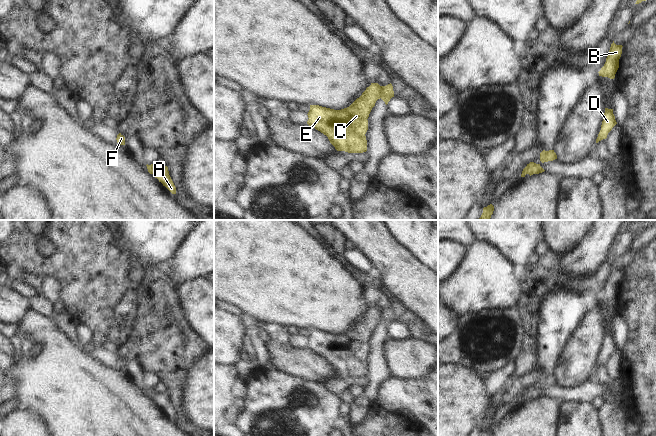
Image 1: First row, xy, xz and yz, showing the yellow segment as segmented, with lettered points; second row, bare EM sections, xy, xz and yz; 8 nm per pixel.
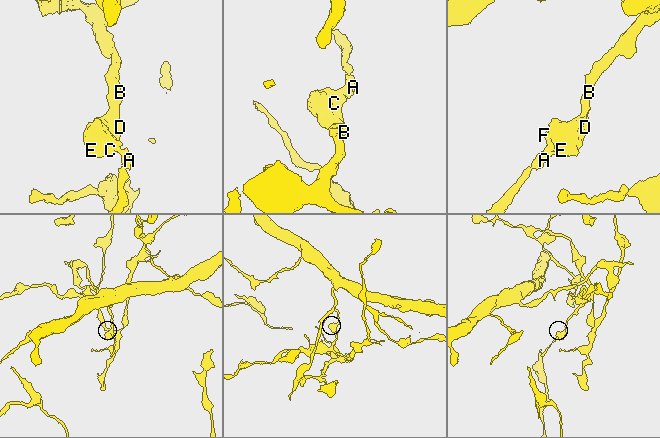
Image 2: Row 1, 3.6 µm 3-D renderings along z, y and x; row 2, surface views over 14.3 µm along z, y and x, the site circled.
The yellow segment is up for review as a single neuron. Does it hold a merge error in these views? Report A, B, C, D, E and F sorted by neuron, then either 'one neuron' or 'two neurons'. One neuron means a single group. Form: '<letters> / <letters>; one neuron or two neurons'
A B C D E F; one neuron

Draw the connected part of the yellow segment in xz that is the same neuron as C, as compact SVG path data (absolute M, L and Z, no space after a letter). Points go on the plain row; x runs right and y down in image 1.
M371 307L369 311L349 331L334 334L319 329L310 329L307 348L326 359L330 367L337 375L348 377L363 377L367 375L366 356L368 354L368 341L378 323L382 323L387 329L394 321L392 308L380 310L378 307Z

